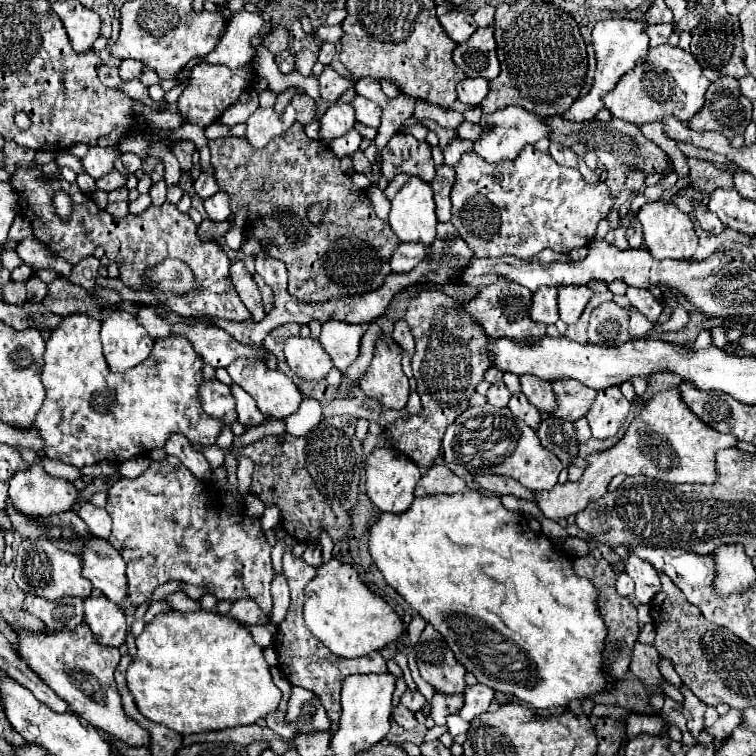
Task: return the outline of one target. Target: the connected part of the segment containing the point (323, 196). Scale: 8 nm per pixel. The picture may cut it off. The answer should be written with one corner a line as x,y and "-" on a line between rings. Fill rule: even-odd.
295,122
283,136
273,138
263,148
253,148
245,138
217,138
209,140
211,166
215,170
215,180
219,190
231,196
231,208
237,212
239,206
249,206
249,218
245,228
251,230
259,240
263,250
281,260
289,270
287,292
301,302
327,302
327,298
341,298
343,294
363,294
375,290
391,274
389,260
399,246
399,238
391,228
377,218
371,200
365,190
360,190
351,178
341,172
339,158
333,150
319,140
311,140
299,122
-
315,202
329,202
323,224
313,226
307,218
307,206

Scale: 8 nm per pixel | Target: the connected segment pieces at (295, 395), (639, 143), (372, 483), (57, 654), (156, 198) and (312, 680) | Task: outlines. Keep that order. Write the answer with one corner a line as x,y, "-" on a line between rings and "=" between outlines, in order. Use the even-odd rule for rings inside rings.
239,360
227,368
239,384
257,402
257,408
269,418
287,418
297,412
303,396
299,388
279,370
269,370
263,362
=
549,116
547,124
551,126
553,134
549,140
559,142
563,146
573,146
575,142
583,142
583,144
591,144
595,150
607,150
611,154
615,154
617,158
621,158
631,170
643,170
647,174
651,172
659,172
665,170
669,166
665,152
655,146
651,140
647,140
641,130
631,124
631,122
623,122
619,118
613,118
611,122
601,122
601,120
589,120
589,122
569,122
565,118
561,118
561,138
559,138
559,116
=
377,448
369,456
365,472
367,472
367,496
381,512
403,514
411,506
411,502
415,498
413,490
415,490
415,484
421,478
421,470
405,454
391,450
391,448
=
79,624
73,630
47,634
47,636
33,636
27,632
19,634
21,644
21,658
59,694
79,718
95,726
99,732
107,732
129,746
149,746
151,734
141,728
133,718
129,718
121,706
121,696
117,692
117,684
113,680
115,666
119,664
119,650
109,646
97,646
95,638
91,638
91,630
87,624
=
165,180
153,184
151,190
149,190
149,194
151,194
151,198
153,198
153,204
155,204
155,206
161,206
161,204
167,200
167,198
165,198
165,194
167,194
167,184
165,184
=
287,548
283,554
283,572
285,572
289,590
291,590
291,606
289,606
285,620
277,626
277,634
273,642
277,656
279,656
279,668
291,686
301,686
305,690
311,690
325,706
329,720
338,722
341,716
340,694
343,680
351,674
387,674
389,672
387,664
381,654
367,654
367,658
353,658
353,660
331,654
331,650
327,650
319,642
319,638
315,638
309,632
309,628
303,622
303,592
305,592
307,582
313,580
315,568
307,566
301,558
295,558
291,548

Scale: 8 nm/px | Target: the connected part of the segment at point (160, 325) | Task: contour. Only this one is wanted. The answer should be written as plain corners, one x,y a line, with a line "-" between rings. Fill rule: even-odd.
143,308
137,314
137,321
152,338
166,338
171,335
171,325
154,310

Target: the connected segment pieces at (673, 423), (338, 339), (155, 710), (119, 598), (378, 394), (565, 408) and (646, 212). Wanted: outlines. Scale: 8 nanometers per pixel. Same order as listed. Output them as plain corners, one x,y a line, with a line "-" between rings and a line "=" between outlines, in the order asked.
669,388
655,392
643,406
643,410
633,418
625,436
603,452
593,452
585,458
587,468
577,482
555,484
547,492
537,492
537,504
545,518
559,520
569,514
577,514
589,506
589,502
599,500
607,494
609,482
625,472
627,476
645,474
663,482
697,482
711,484
715,482
715,450
735,446
737,438
723,434
701,422
679,394
679,388
=
327,320
321,332
323,336
319,336
319,342
323,350
331,356
335,368
339,368
341,372
347,370
349,364
359,356
363,328
359,324
=
203,610
191,614
159,614
153,622
149,622
137,638
137,656
127,668
127,686
139,712
147,720
165,724
179,734
227,730
255,724
275,710
281,700
281,690
271,680
263,650
253,642
251,634
235,618
=
93,538
87,542
87,550
83,554
83,576
87,576
95,588
119,606
123,606
129,596
125,562
107,540
=
381,334
375,340
371,366
359,378
361,390
387,408
403,410
409,398
409,380
401,370
401,346
=
569,378
551,380
551,390
559,402
557,404
559,408
555,412
551,412
549,416
569,420
569,422
575,422
577,418
587,414
587,410
591,408
591,402
597,396
595,390
583,386
577,380
569,380
=
649,202
639,210
639,222
643,226
645,244
649,246
653,258
657,258
657,260
663,260
663,258
689,260
695,254
699,238
695,234
693,222
675,204
671,204
671,202

